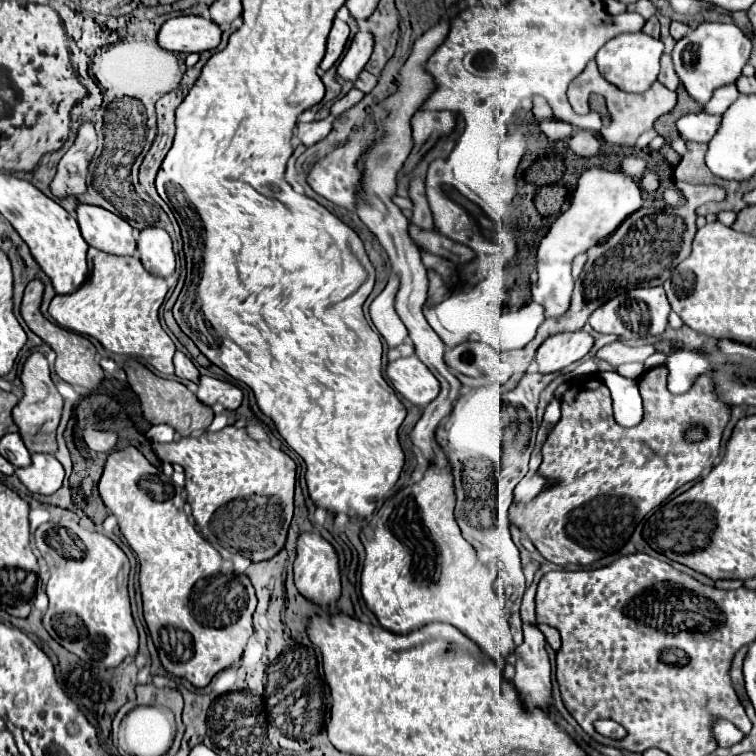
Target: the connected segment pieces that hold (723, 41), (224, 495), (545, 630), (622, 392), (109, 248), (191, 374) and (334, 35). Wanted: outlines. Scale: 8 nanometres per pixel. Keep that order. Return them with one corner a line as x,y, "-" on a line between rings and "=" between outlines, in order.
701,23
695,31
687,33
683,39
679,39
675,43
671,57
673,57
675,73
679,75
687,93
695,101
705,105
717,87
737,81
743,65
749,59
749,53
751,53
751,41
745,37
745,33
737,25
733,25
733,23
=
225,427
217,433
205,431
201,437
185,437
181,441
153,447
161,461
179,463
185,469
187,503
203,537
211,545
219,545
227,553
247,555
251,561
265,561
277,555
287,539
287,529
293,517
293,489
295,489
295,461
271,447
267,441
255,441
245,429
=
539,625
539,631
545,635
545,641
551,645
551,649
553,649
553,651
559,651
559,647
561,647
559,631
555,631
555,629
549,627
549,625
=
597,371
595,377
601,379
611,391
615,421
623,427
639,425
643,419
643,405
641,405
637,381
627,379
617,371
=
81,203
77,207
77,221
89,247
111,255
133,255
137,251
133,227
123,217
103,207
=
181,351
175,353
173,365
175,365
175,375
177,375
177,377
189,379
189,381
193,381
193,383
199,381
199,371
197,371
197,367
195,367
193,361
191,361
187,355
183,355
=
335,19
333,21
333,29
329,33
329,39
327,39
327,53
321,61
321,69
327,71
335,65
335,61
341,57
343,49
345,49
345,43
349,39
349,25
343,23
341,19

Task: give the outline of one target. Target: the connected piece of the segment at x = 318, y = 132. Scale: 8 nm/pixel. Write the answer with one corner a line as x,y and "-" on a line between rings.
331,119
323,121
311,121
311,123
299,123
297,125
297,137
305,147
311,147
325,139
331,131

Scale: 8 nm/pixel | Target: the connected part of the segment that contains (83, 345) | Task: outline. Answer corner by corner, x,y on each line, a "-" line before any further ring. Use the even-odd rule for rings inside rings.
33,279
25,287
25,295
23,295
23,303
21,303
21,315
23,315
25,323
27,323
27,327
35,335
39,335
57,353
57,359
55,359
55,365
53,365
55,373
59,375
59,379
63,379
69,385
95,389
103,381
103,377
105,377
101,365
95,361
95,353
97,353
95,345
87,337
83,337
79,333
71,333
71,331
51,323
49,319
45,319
43,313
41,313
41,301
43,301
43,283
39,279

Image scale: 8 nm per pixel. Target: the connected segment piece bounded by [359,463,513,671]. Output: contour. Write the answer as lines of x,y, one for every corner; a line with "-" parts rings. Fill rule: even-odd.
423,463
419,467
413,469
411,477
409,477
409,485
401,487
395,495
391,495
381,509
377,509
367,521
365,525
361,527
361,533
359,533
359,539
365,547
365,565
363,565
363,573
361,573
361,595
367,603
367,607
375,613
375,617
379,619
379,623
393,631
393,633
409,633
409,631
415,631
431,621
443,621
443,623
449,623
453,627
457,627
463,635
467,635
481,651
485,651
489,657
493,657
499,665
501,671
505,671
505,665
507,665
507,657
513,653
513,639
511,639
511,631
509,631
509,623
507,623
507,617
505,617
505,607
503,607
503,599
495,593
493,589
493,581
489,577
489,569
477,559
475,555
475,549
461,537
461,531
459,531
459,525
455,523
455,517
453,517
453,507
455,507
455,487
453,487
453,475
451,475
451,465
447,463
445,467
439,467
437,463

